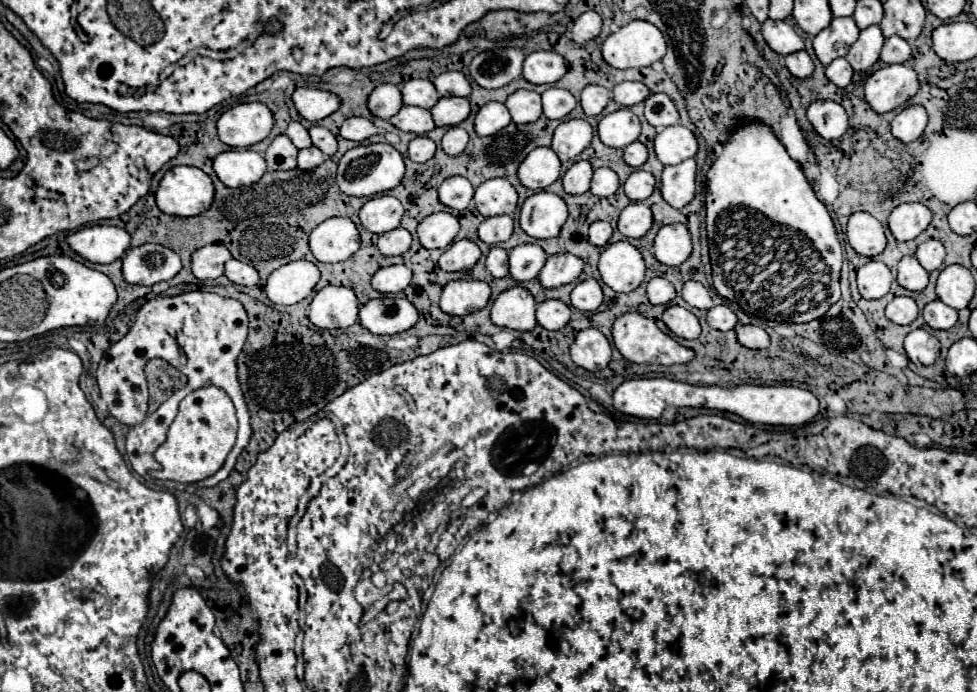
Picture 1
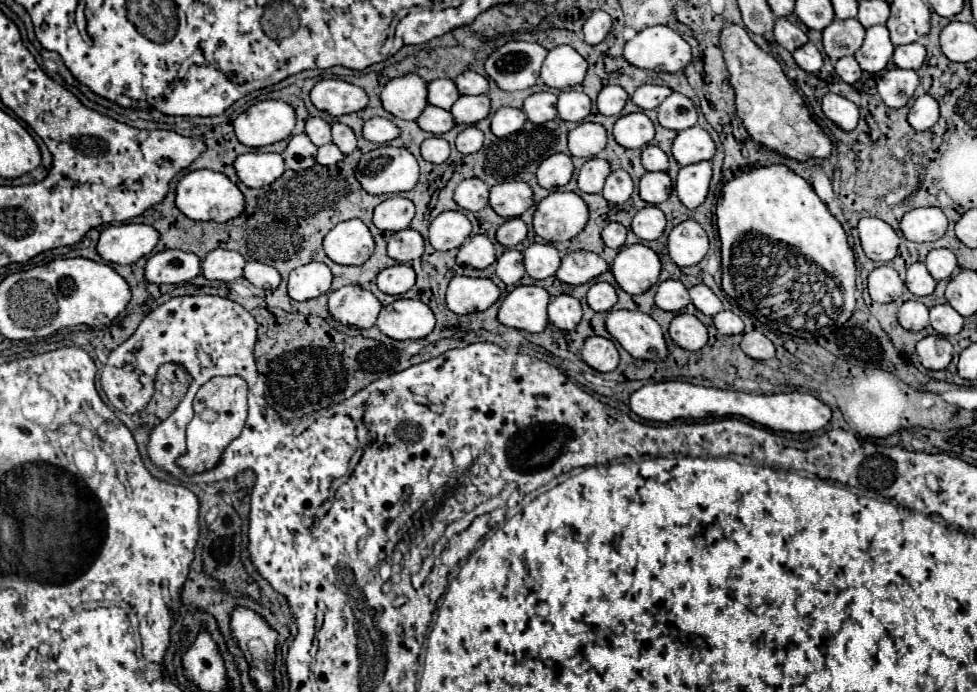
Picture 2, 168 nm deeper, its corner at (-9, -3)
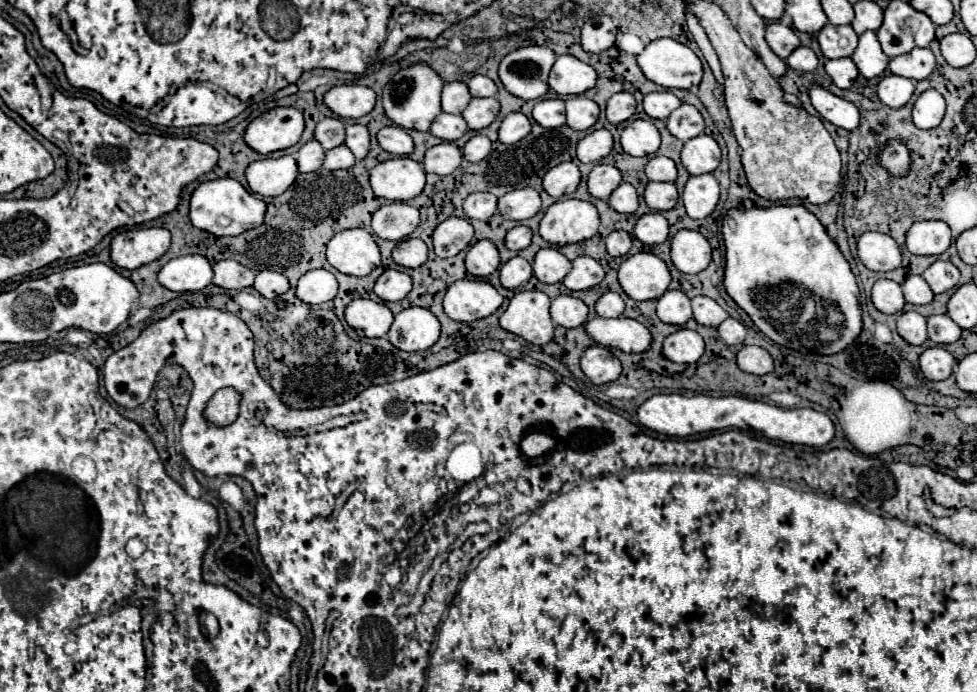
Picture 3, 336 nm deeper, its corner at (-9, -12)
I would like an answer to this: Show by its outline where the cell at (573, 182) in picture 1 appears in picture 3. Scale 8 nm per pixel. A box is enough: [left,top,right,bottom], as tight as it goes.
[588,164,622,200]

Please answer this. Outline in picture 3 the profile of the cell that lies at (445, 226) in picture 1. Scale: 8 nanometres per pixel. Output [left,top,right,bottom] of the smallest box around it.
[434,218,474,258]

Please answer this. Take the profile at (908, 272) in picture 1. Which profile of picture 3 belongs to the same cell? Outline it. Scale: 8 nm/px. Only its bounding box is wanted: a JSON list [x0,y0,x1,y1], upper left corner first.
[902,276,934,304]

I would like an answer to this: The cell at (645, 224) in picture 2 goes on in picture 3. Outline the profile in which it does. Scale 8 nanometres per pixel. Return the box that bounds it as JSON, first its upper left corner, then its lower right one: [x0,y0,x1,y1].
[634,212,668,246]

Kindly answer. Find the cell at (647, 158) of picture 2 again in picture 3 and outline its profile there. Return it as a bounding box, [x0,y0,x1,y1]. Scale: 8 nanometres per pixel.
[646,156,676,182]

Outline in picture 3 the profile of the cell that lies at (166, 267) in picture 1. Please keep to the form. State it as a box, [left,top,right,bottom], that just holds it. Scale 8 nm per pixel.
[158,256,212,292]

